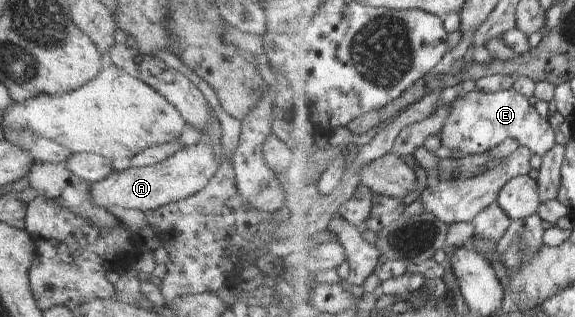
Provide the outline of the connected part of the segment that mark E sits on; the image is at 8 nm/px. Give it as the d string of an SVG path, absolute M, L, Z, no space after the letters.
M514 88L499 92L474 90L453 99L451 114L438 136L447 154L458 156L487 154L494 147L502 145L508 137L514 137L520 145L532 148L532 151L543 158L557 146L554 129L550 120L544 119L538 113L538 109L530 103L529 97L521 95Z

